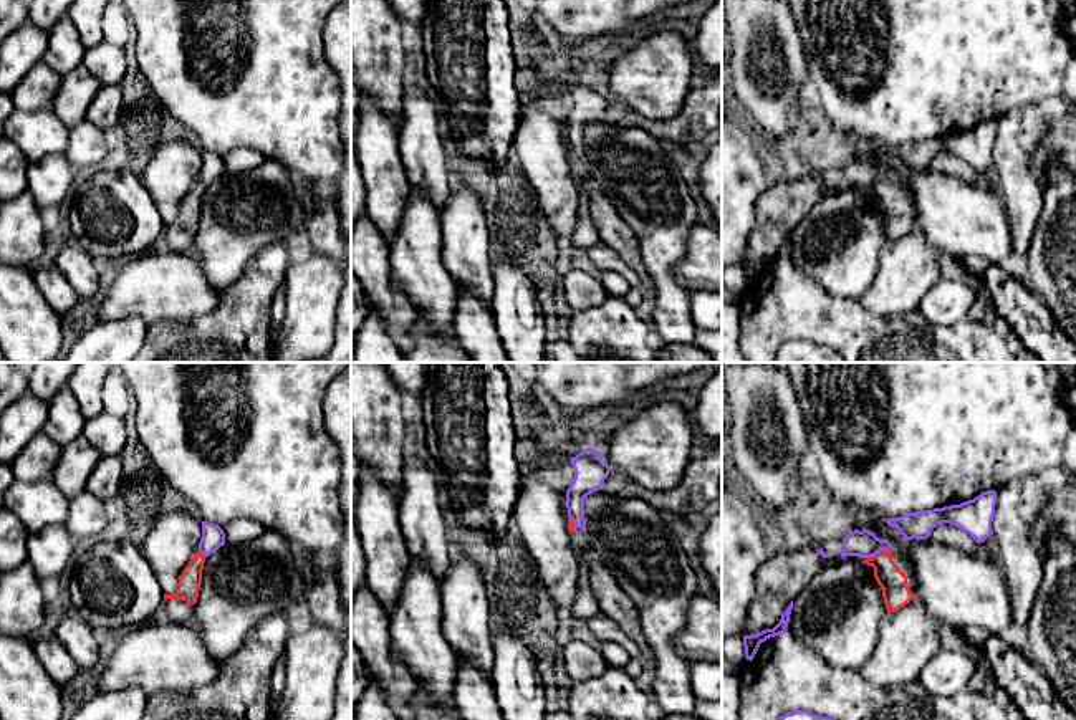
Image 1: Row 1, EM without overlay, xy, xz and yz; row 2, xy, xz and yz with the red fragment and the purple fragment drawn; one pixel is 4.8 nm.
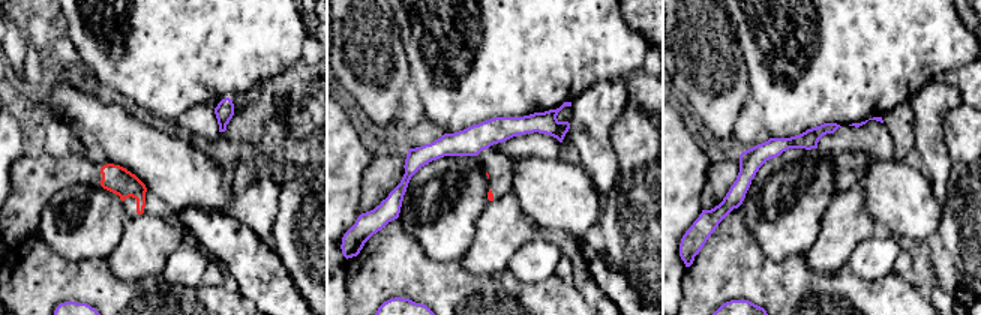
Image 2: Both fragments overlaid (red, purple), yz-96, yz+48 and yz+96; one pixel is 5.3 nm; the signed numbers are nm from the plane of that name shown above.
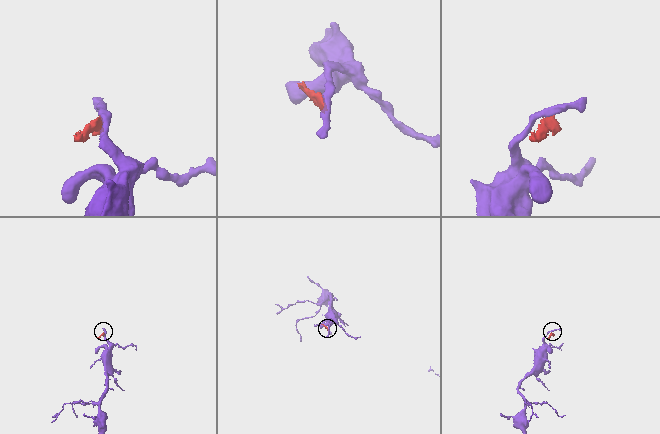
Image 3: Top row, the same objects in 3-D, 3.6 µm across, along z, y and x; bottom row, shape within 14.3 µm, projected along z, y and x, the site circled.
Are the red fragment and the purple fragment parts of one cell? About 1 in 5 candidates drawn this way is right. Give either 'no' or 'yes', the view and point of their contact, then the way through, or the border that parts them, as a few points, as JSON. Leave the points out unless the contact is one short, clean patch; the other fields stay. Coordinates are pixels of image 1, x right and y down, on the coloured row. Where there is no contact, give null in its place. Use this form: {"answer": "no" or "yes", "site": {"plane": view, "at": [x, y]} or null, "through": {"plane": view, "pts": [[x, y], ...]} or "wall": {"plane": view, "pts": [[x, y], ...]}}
{"answer": "no", "site": {"plane": "yz", "at": [878, 553]}, "wall": {"plane": "yz", "pts": [[889, 547], [866, 558]]}}

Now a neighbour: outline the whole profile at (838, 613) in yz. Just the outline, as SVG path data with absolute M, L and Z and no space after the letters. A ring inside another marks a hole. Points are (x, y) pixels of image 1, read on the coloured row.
M849 559L826 566L801 589L793 599L785 634L814 650L831 667L861 670L876 649L879 626L886 614L882 589L874 578L874 568Z

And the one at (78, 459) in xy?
M84 435L76 437L63 447L61 457L51 473L51 480L68 498L74 498L86 490L88 480L101 455L93 449Z

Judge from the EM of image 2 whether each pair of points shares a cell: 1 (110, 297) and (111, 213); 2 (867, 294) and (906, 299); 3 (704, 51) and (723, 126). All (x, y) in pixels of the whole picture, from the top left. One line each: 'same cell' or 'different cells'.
1: different cells
2: same cell
3: same cell

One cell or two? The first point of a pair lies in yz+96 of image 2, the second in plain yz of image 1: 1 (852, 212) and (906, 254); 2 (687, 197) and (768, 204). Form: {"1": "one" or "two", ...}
{"1": "one", "2": "two"}

